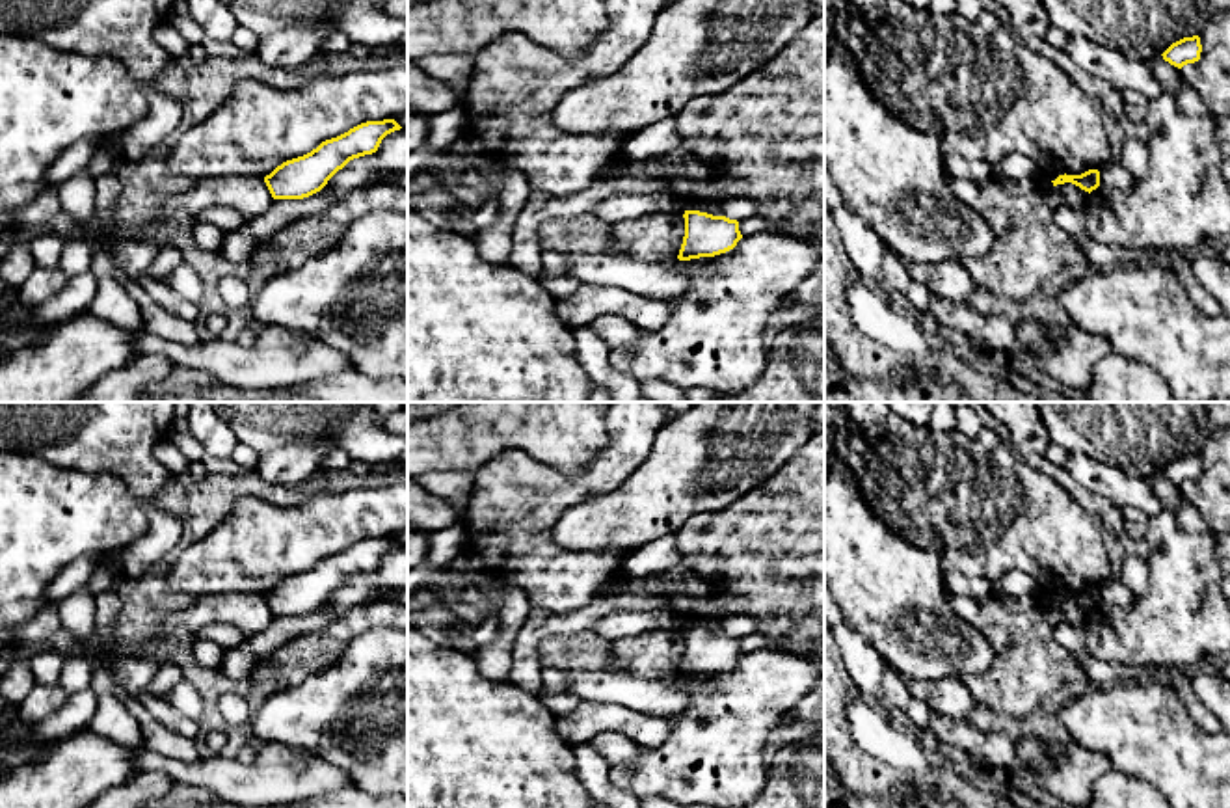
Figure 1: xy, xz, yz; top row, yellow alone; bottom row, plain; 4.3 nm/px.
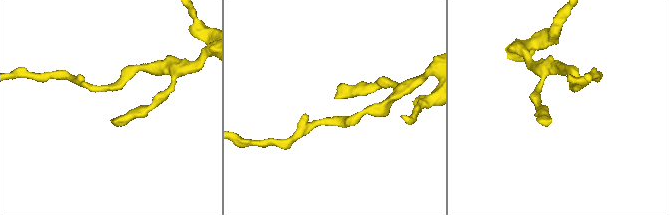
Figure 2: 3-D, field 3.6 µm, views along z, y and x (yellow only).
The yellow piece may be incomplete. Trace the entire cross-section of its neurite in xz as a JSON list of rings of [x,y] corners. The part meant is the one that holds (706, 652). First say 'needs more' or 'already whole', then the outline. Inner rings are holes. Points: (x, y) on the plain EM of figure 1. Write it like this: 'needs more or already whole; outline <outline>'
already whole; outline [[[685,627],[685,653],[679,678],[715,674],[737,663],[742,655],[739,639],[700,627]]]

